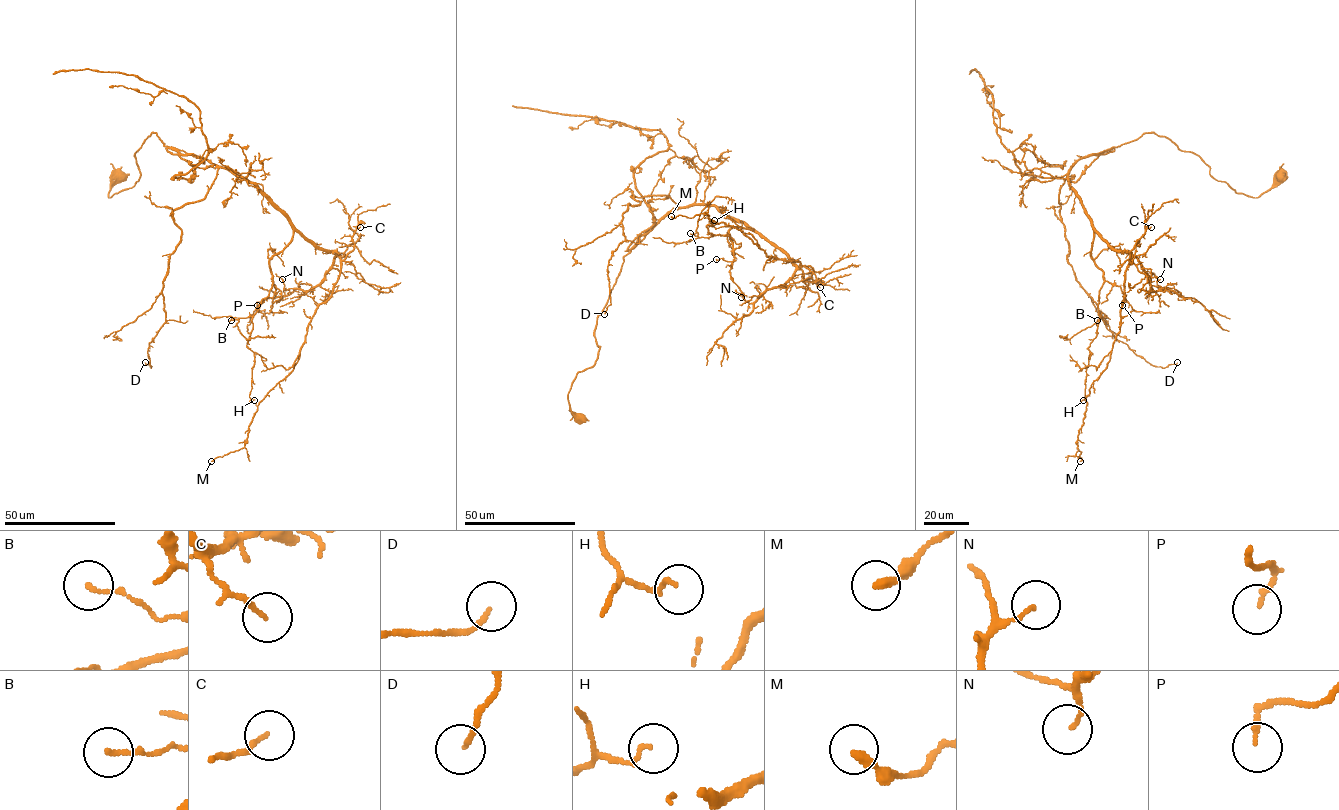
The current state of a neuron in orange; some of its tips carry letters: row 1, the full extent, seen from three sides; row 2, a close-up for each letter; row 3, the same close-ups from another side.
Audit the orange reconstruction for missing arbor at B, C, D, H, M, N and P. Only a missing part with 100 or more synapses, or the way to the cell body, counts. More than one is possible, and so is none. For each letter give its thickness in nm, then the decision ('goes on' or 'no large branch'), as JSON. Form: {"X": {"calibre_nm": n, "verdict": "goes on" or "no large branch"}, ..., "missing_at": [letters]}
{"B": {"calibre_nm": 120, "verdict": "no large branch"}, "C": {"calibre_nm": 130, "verdict": "no large branch"}, "D": {"calibre_nm": 130, "verdict": "no large branch"}, "H": {"calibre_nm": 120, "verdict": "no large branch"}, "M": {"calibre_nm": 260, "verdict": "no large branch"}, "N": {"calibre_nm": 120, "verdict": "no large branch"}, "P": {"calibre_nm": 140, "verdict": "no large branch"}, "missing_at": []}

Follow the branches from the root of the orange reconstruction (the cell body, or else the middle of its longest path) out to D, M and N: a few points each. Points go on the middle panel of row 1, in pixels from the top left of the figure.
D: (579, 418), (568, 394), (596, 360), (596, 319), (623, 257), (677, 207), (668, 196), (631, 196), (604, 314)
M: (579, 418), (568, 394), (596, 360), (623, 257), (670, 212), (714, 205), (800, 266), (707, 214), (671, 216)
N: (579, 418), (568, 394), (596, 360), (623, 257), (670, 212), (714, 205), (795, 266), (741, 297)

